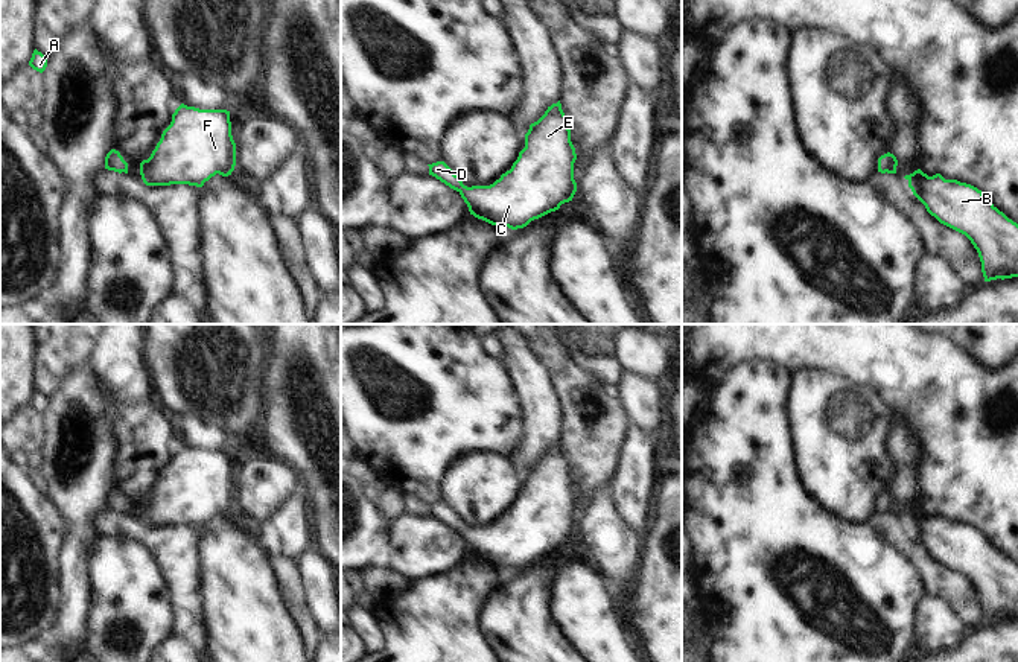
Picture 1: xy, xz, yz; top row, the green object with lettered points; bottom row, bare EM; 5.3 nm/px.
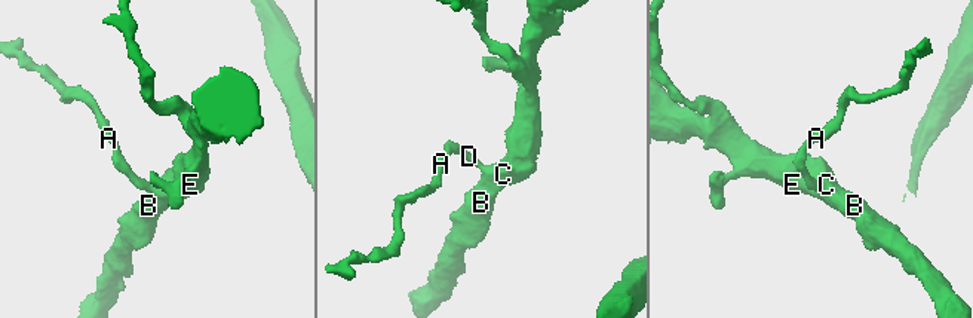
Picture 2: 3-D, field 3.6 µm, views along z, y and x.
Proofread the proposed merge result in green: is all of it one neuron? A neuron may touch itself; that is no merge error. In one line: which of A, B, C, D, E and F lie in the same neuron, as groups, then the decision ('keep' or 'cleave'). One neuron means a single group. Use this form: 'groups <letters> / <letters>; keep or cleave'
groups A B C D E F; keep

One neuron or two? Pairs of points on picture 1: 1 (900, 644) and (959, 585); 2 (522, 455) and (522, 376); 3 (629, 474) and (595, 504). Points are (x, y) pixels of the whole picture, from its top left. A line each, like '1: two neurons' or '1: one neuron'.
1: two neurons
2: one neuron
3: two neurons

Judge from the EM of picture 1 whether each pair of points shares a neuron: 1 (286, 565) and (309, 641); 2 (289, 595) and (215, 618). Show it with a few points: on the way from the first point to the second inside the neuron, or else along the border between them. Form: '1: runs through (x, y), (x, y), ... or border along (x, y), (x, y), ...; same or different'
1: runs through (289, 583), (295, 606), (305, 623); same
2: border along (270, 563), (286, 611), (300, 629); different

